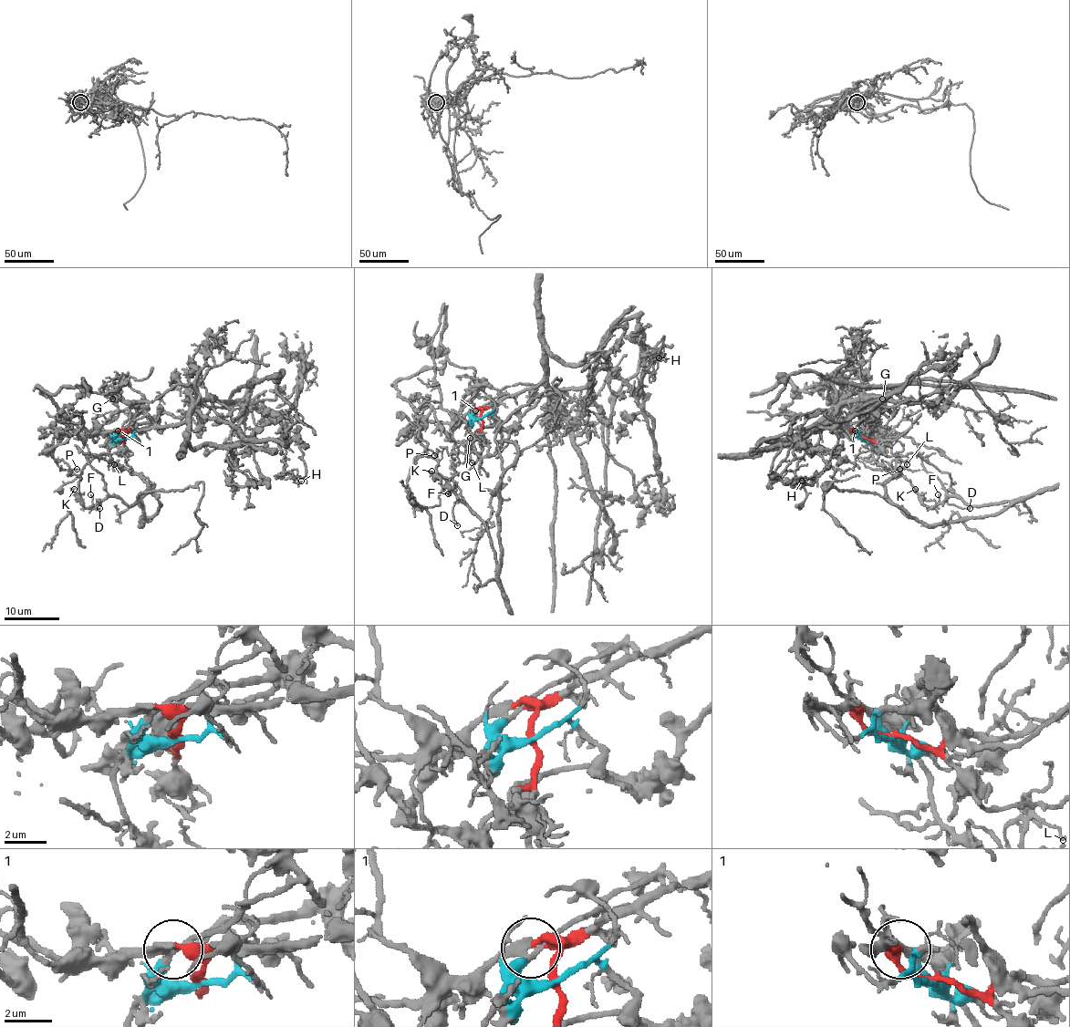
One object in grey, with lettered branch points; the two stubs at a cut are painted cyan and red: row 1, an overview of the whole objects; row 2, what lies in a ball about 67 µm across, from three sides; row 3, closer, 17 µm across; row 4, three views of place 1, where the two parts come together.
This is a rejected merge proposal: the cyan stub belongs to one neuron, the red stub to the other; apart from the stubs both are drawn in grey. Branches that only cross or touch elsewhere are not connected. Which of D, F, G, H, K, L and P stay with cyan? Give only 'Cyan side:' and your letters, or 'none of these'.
Cyan side: D, F, K, L, P

